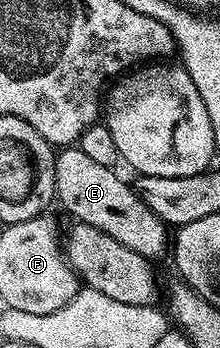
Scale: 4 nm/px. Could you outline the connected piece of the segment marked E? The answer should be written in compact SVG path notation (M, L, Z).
M67 145L55 156L55 199L72 216L72 220L93 225L119 241L129 250L139 253L150 261L157 261L169 251L169 227L162 223L139 199L130 182L118 179L103 163L91 155L78 151L78 146Z

